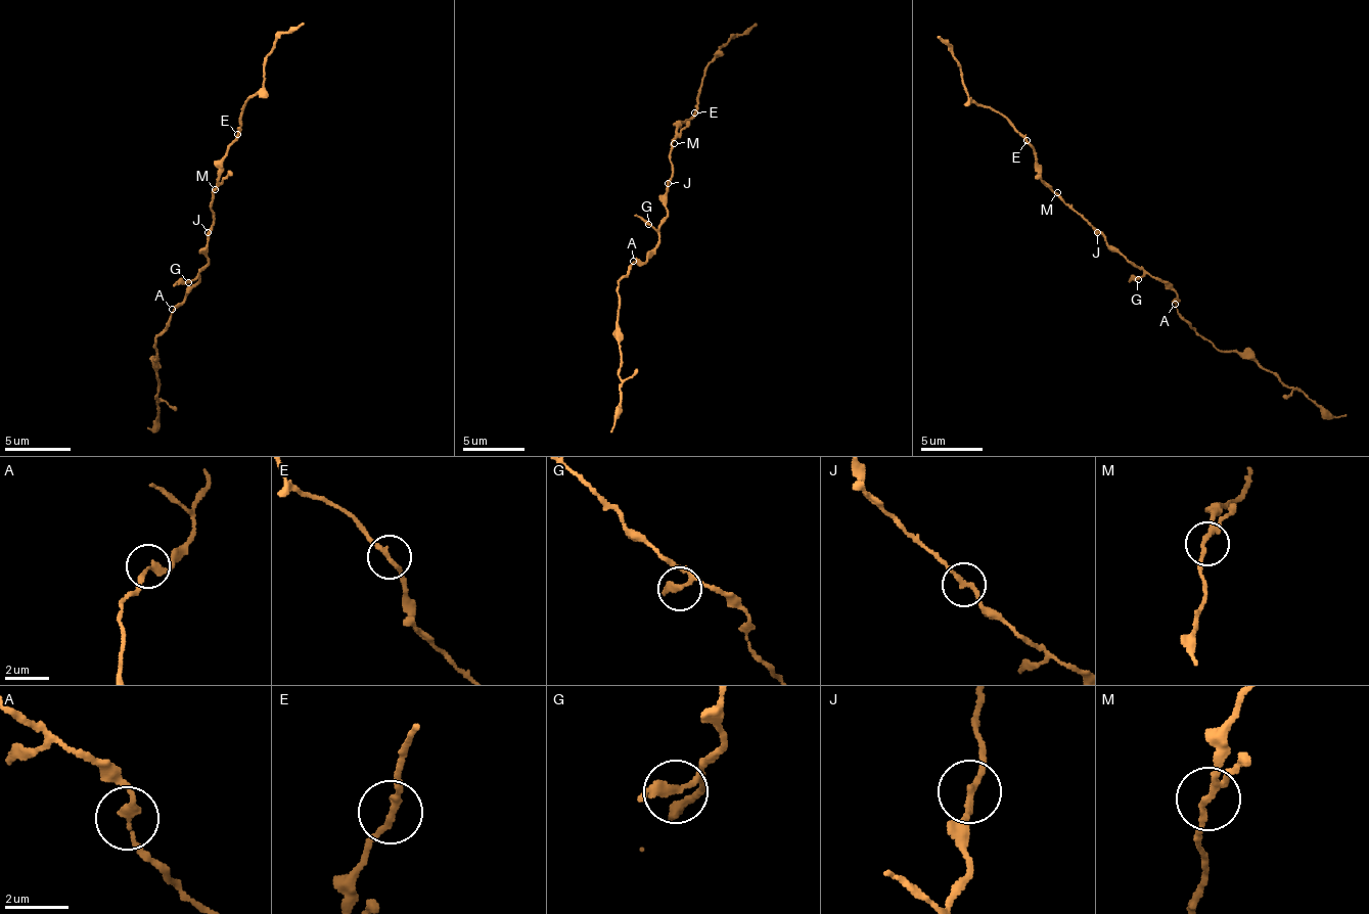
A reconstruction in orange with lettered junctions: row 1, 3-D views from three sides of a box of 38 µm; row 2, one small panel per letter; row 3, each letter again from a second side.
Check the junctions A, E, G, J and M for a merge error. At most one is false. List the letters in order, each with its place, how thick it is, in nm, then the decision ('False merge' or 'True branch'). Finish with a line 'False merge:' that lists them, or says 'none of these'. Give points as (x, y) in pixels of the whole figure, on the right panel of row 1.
A: Place: (1175, 304). Thickness 200 nm. True branch
E: Place: (1027, 140). Thickness 200 nm. False merge
G: Place: (1138, 279). Thickness 200 nm. True branch
J: Place: (1097, 232). Thickness 200 nm. True branch
M: Place: (1057, 192). Thickness 190 nm. True branch
False merge: E

